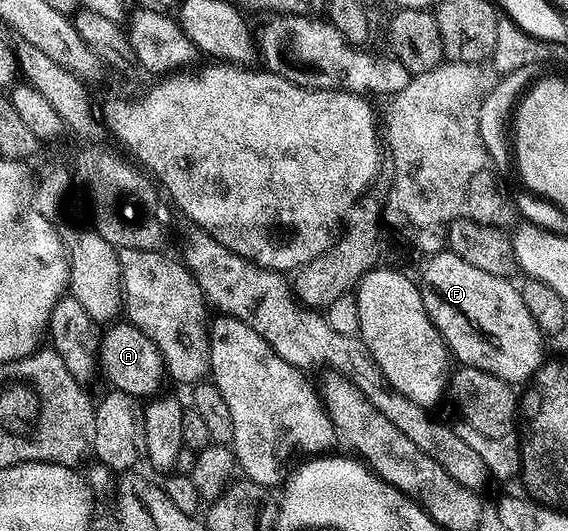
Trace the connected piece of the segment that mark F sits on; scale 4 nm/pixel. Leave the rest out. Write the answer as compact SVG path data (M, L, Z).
M437 250L430 256L419 275L421 297L452 359L461 366L487 370L514 386L532 380L547 359L546 337L523 306L520 287L512 279L478 270L454 252Z

